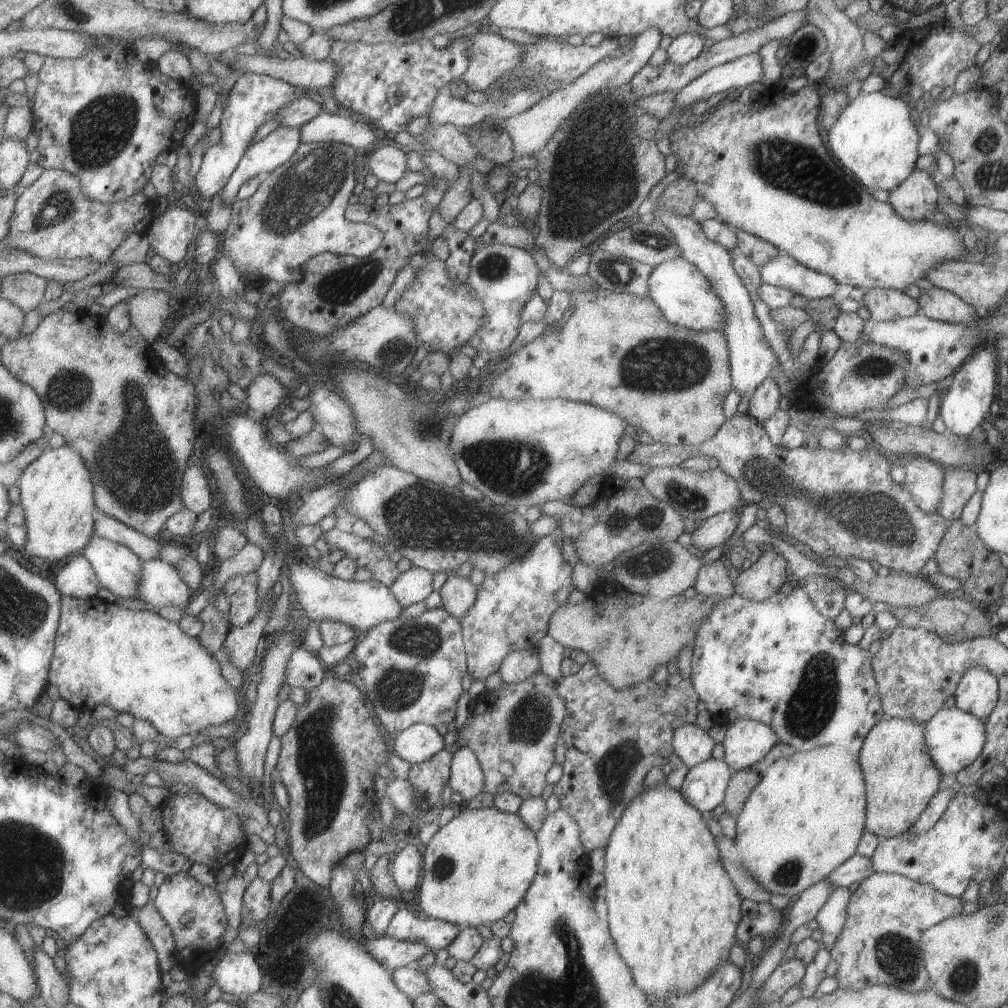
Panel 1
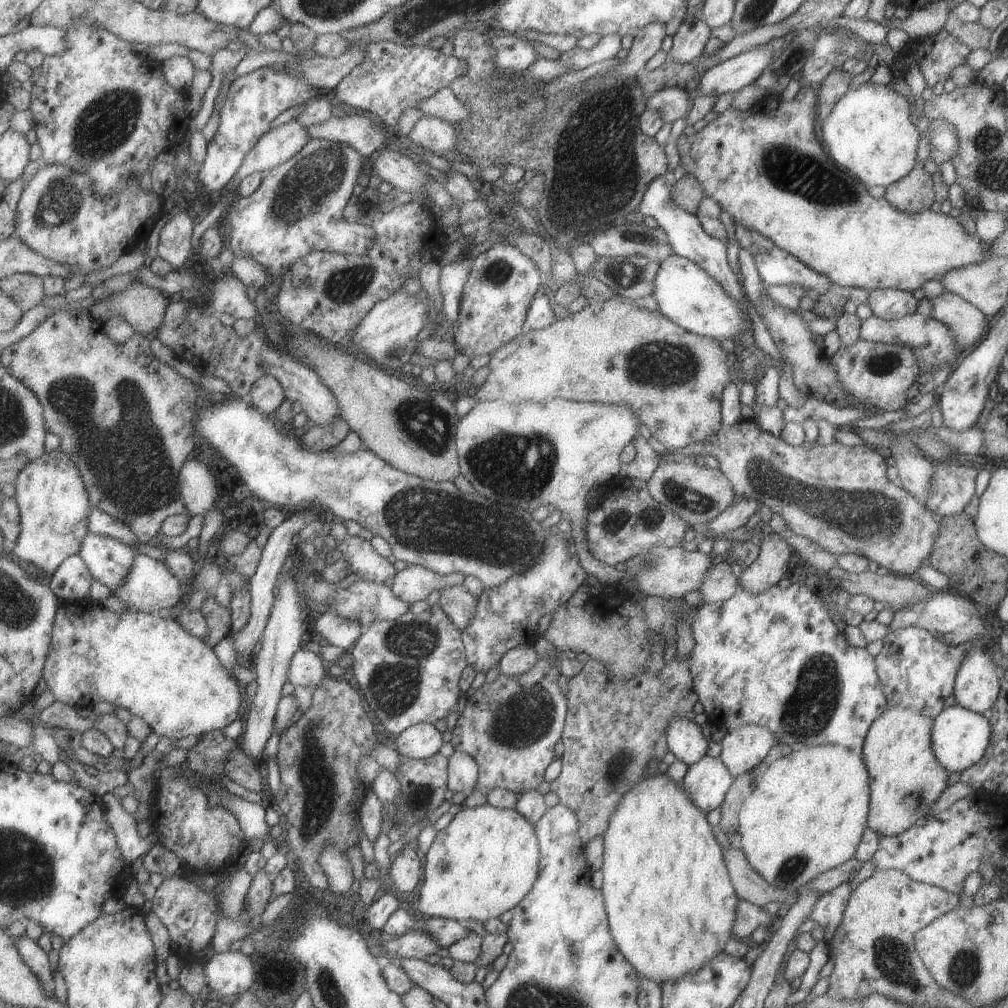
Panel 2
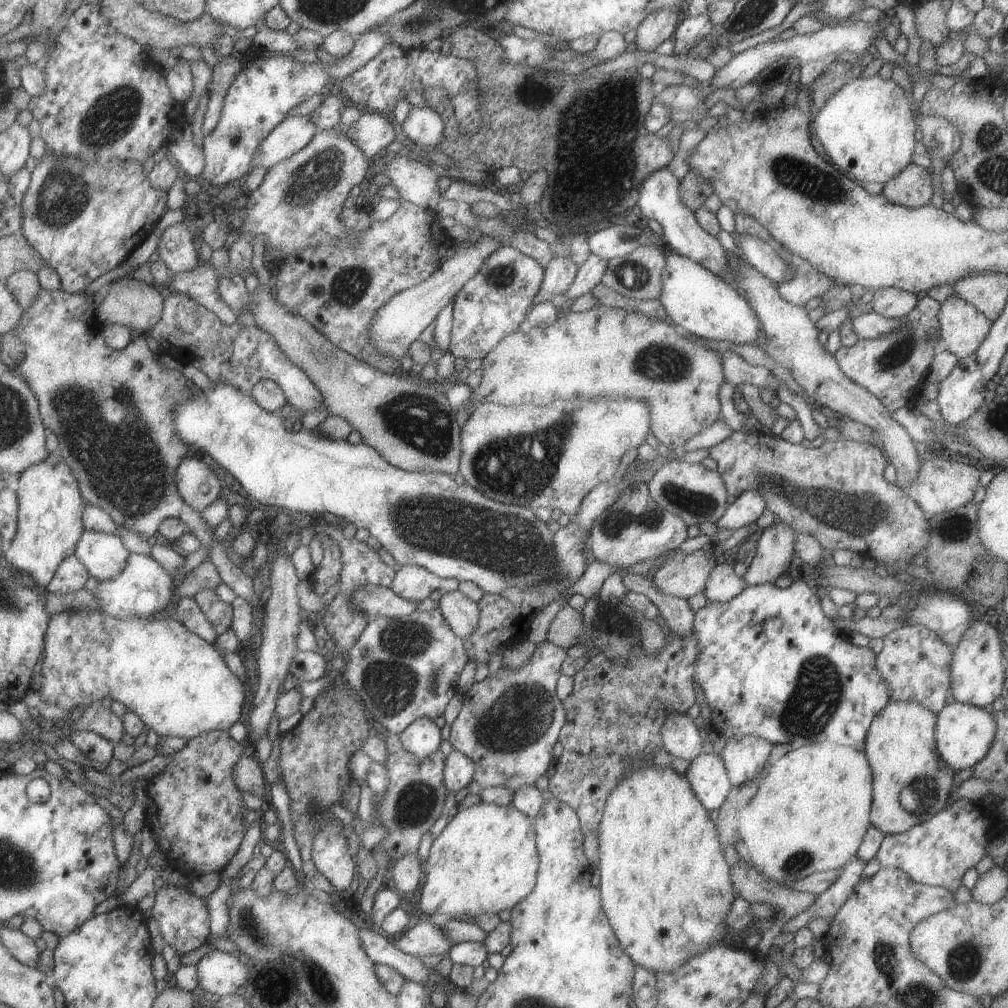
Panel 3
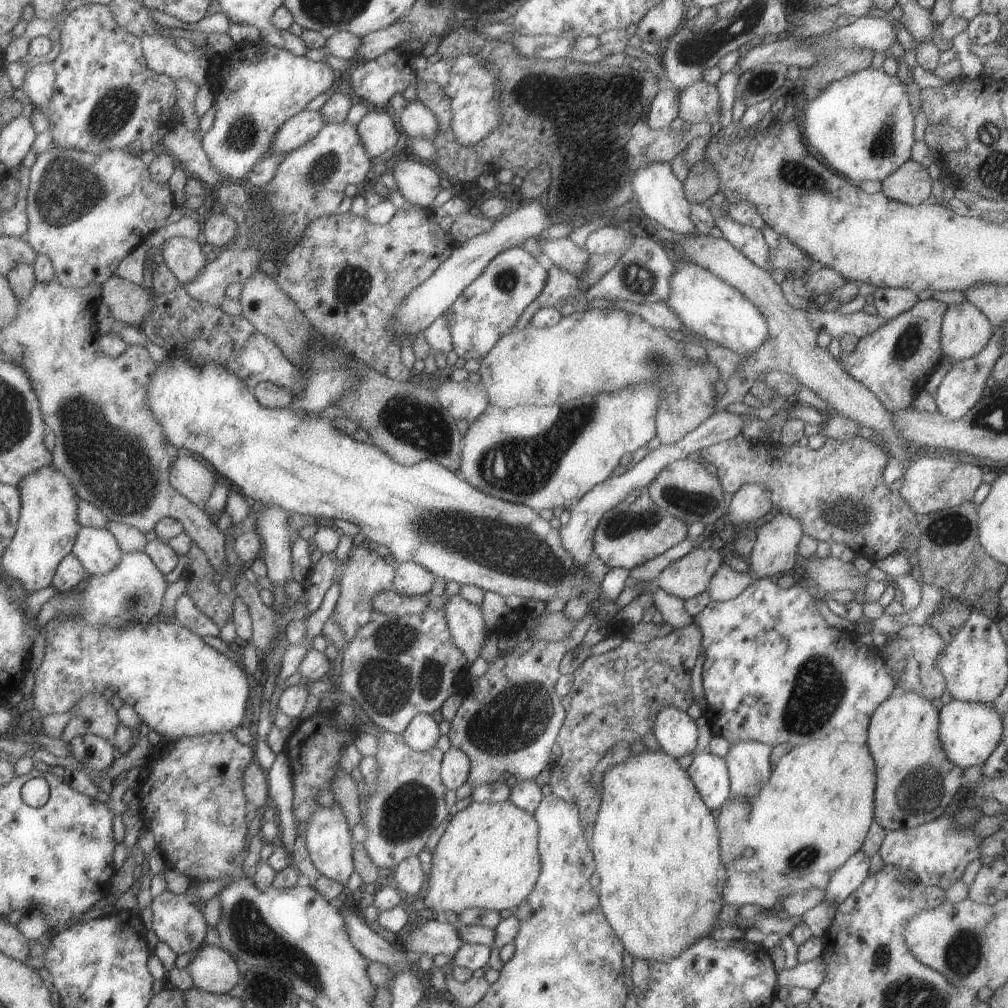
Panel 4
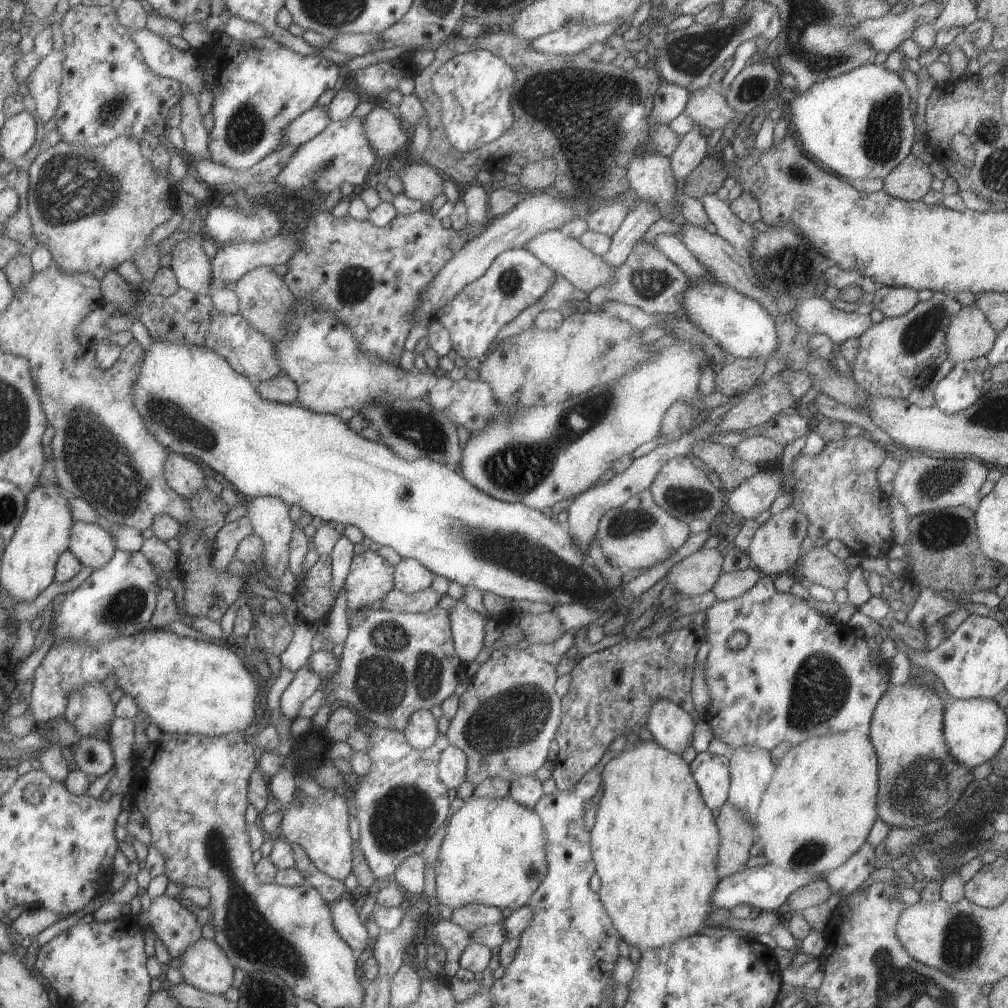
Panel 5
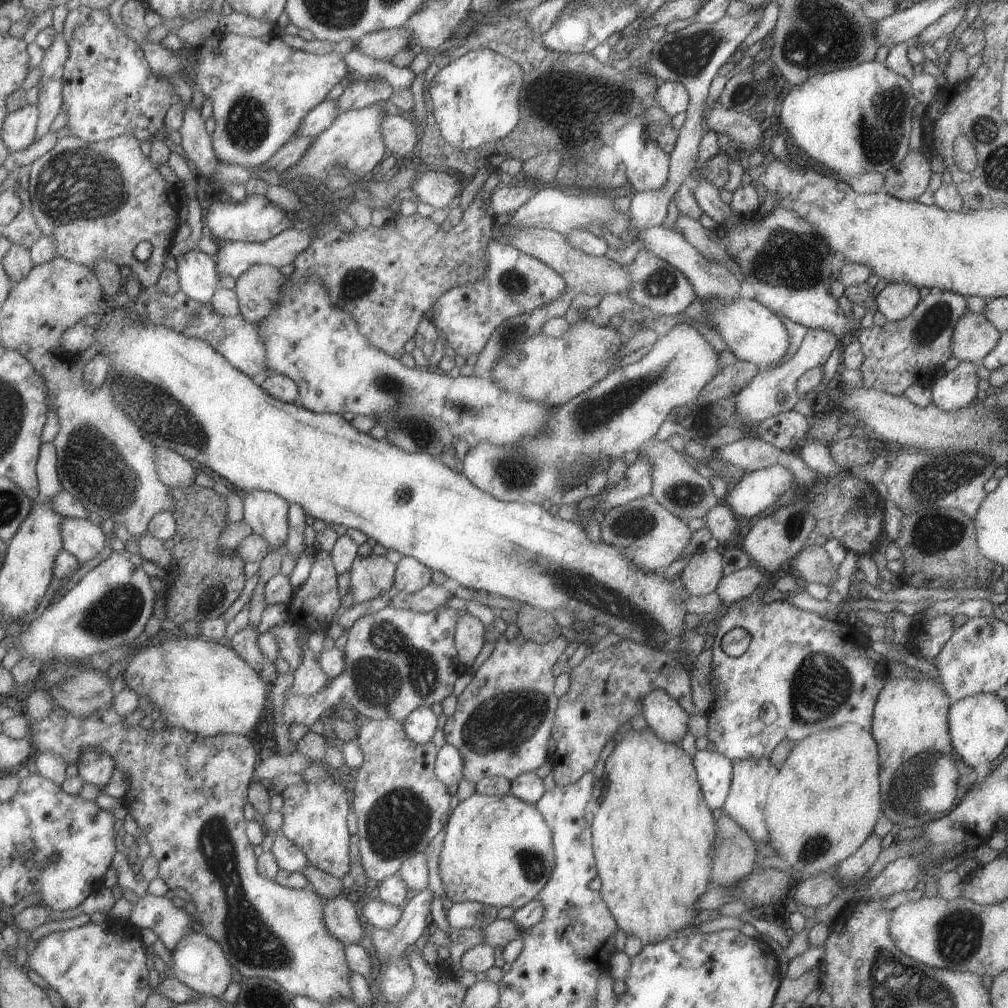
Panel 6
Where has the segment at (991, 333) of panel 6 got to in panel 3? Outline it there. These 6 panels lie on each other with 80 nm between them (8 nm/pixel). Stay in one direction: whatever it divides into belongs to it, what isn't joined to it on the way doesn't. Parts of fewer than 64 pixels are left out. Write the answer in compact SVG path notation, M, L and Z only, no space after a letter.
M955 294L939 303L937 318L939 323L938 331L942 338L942 349L948 350L957 359L962 359L976 351L976 348L982 343L985 336L987 336L991 323L973 304L968 303Z

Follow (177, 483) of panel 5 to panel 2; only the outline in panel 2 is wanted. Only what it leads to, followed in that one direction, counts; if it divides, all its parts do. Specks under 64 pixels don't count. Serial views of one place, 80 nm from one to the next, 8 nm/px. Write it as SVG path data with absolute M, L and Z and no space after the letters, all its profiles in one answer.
M188 460L180 472L179 487L191 514L205 515L215 508L219 488L211 470L205 464Z

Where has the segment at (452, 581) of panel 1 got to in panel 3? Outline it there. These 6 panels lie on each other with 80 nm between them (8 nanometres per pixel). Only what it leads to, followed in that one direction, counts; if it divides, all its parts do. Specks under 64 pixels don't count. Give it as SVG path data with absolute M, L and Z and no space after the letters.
M458 588L440 594L438 609L448 621L449 628L452 628L461 640L476 630L479 614L477 603L465 596Z

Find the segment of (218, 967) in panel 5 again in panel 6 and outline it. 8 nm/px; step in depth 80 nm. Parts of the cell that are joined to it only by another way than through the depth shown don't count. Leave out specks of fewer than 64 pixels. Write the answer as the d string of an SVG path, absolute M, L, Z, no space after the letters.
M191 933L173 951L172 956L172 968L176 977L202 995L213 995L221 998L227 992L229 984L233 982L234 966L229 962L224 948L209 935Z

